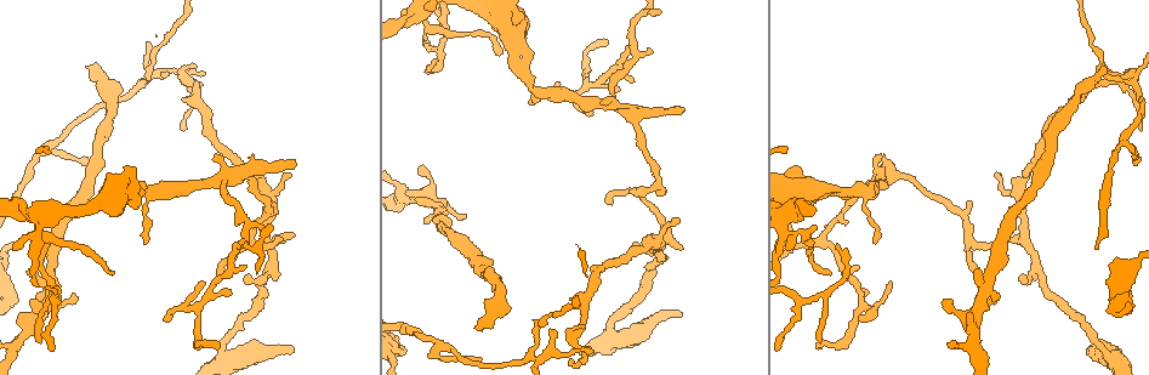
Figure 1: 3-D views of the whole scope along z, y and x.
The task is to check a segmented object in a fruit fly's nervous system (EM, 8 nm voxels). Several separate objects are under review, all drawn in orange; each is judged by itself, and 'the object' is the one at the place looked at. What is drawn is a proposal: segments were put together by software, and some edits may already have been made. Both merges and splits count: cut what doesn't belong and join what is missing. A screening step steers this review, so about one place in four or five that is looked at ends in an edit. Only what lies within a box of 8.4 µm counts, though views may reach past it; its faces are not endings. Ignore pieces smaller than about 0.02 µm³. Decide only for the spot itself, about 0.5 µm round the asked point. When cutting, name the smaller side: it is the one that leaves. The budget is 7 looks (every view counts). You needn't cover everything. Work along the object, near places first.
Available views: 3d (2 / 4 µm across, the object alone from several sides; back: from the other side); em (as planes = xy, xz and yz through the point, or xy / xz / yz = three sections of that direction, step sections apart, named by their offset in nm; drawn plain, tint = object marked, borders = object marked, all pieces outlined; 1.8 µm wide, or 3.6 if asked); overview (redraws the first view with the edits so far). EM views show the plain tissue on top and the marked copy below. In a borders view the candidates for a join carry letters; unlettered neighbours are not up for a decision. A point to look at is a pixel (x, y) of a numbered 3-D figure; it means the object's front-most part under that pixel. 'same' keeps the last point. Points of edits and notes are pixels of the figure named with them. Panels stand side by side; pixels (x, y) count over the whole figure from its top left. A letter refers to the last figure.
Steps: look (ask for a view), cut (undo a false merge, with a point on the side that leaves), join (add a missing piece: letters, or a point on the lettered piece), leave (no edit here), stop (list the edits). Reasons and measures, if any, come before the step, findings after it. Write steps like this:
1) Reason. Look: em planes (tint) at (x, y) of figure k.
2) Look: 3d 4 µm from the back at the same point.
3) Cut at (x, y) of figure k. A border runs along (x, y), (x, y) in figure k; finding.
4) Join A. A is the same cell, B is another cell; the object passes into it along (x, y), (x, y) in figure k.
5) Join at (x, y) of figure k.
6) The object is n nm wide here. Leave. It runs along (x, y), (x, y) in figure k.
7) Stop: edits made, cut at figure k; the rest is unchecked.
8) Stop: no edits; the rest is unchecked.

Sharp bend. Look: 3d 2 µm at (632, 48) of figure 1.

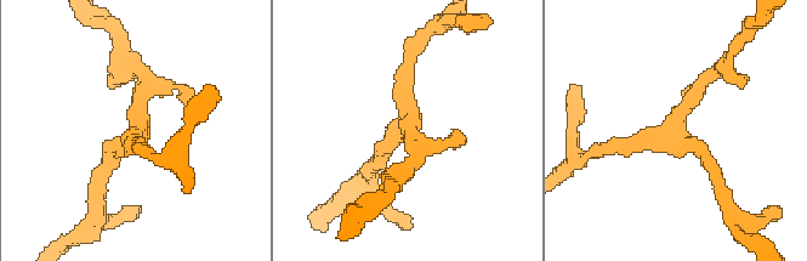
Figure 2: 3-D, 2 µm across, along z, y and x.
Need the tissue. Look: em planes (borders) at (677, 130) of figure 2.

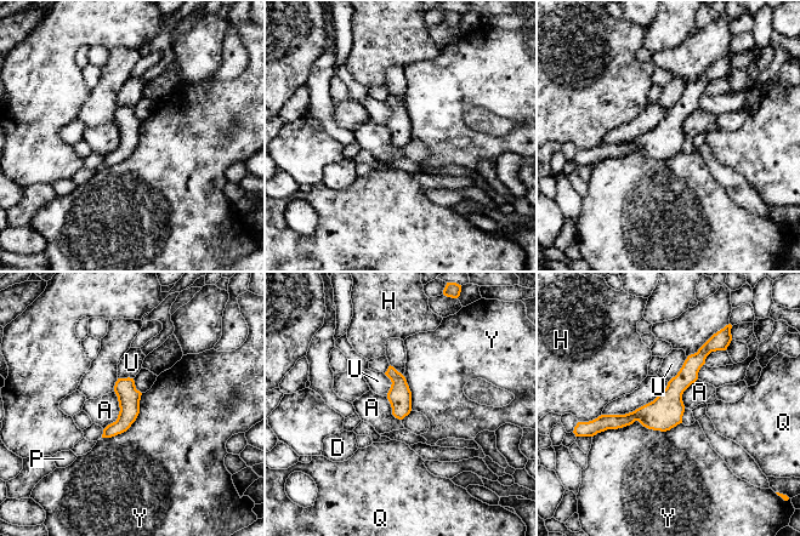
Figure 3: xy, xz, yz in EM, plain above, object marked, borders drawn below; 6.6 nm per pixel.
The longest contact is with Y, 600 nm. Leave. A, D, H, P, Q, U and Y are other cells; it runs along (713, 348), (650, 415), (601, 421) in figure 3; continuous, no second neuron.

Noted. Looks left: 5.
Look: 3d 2 µm at (1104, 63) of figure 1.

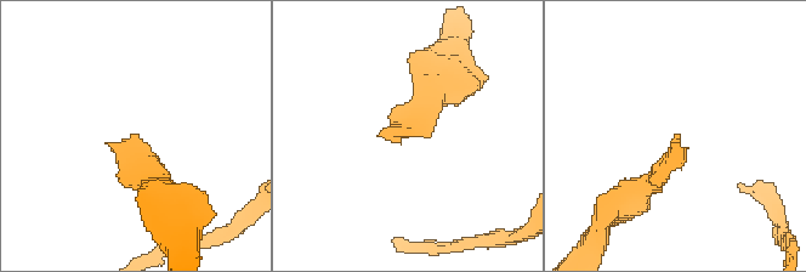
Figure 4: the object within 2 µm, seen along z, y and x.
Look: em planes (borders) at (395, 137) of figure 4.

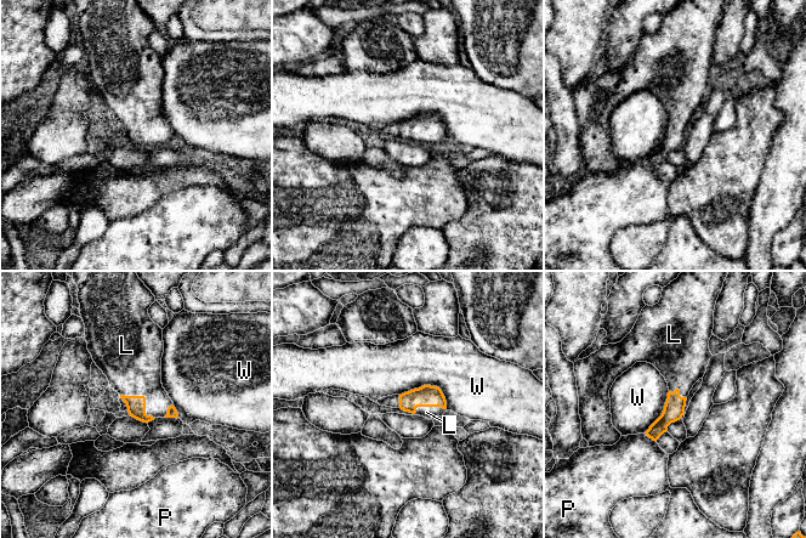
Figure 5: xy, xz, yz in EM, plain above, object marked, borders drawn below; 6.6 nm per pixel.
Join at (131, 362) of figure 5. L is the same cell, P and W are other cells; the object passes into it along (136, 405), (145, 397), (131, 362) in figure 5; the neuron continues.

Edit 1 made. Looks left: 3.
Sharp bend. Look: em planes (borders) at (14, 207) of figure 1.

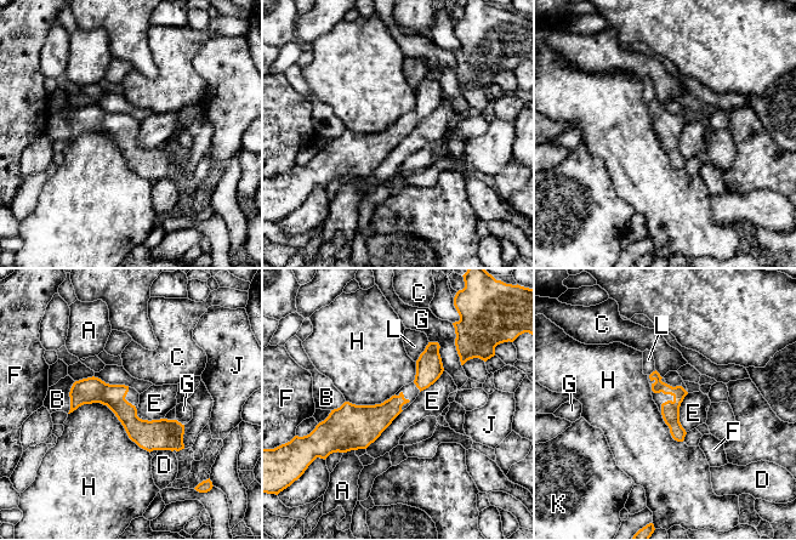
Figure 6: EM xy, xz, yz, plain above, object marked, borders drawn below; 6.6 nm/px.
Leave. A, B, C, D, E, F, G, H, J, K and L are other cells; it runs along (75, 386), (180, 445) in figure 6; all the same neuron.

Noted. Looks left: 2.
Stop: edits made, join at figure 5; the rest is unchecked.

